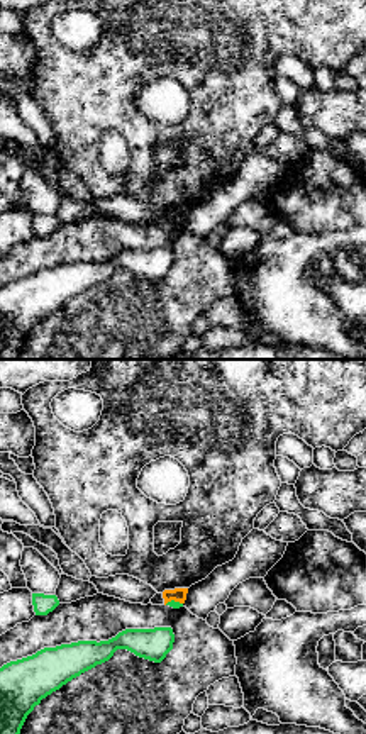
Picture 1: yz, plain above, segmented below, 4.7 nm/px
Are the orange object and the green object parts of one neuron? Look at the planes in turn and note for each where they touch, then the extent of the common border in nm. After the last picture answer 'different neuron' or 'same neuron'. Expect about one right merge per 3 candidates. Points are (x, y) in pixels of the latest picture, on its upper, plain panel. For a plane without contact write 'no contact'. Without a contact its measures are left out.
contact (173, 219); length 90 nm

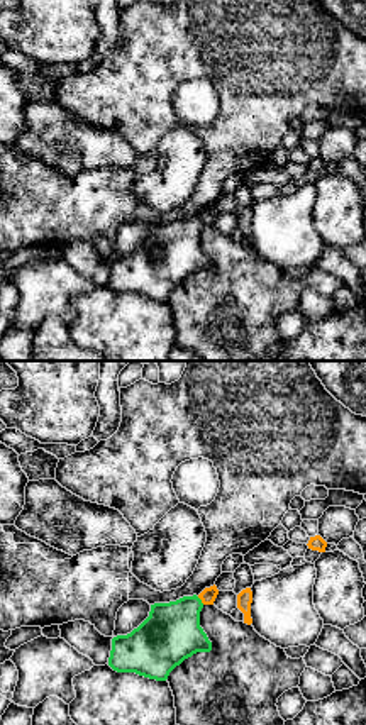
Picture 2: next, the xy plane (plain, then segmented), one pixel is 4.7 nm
contact (200, 219); length 50 nm

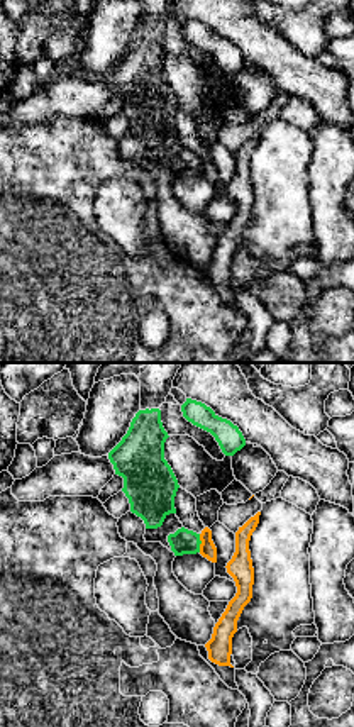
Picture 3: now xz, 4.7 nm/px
contact (202, 163); length 90 nm

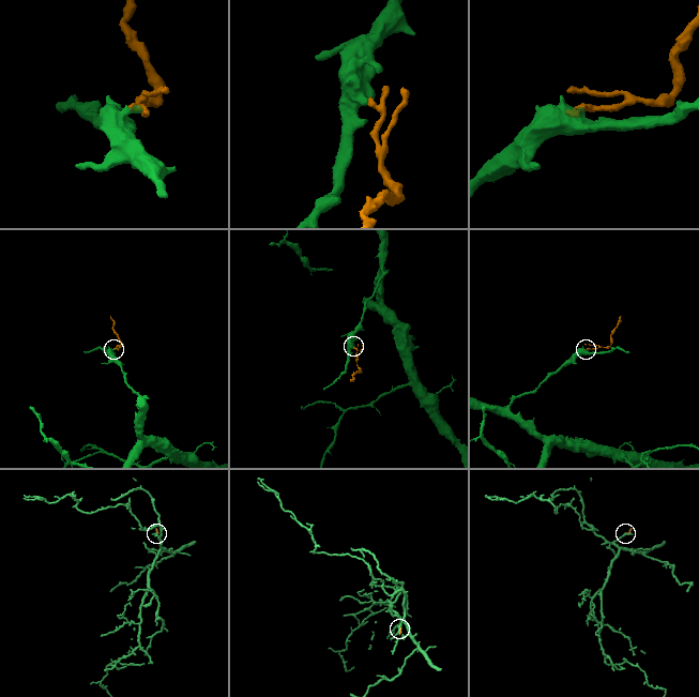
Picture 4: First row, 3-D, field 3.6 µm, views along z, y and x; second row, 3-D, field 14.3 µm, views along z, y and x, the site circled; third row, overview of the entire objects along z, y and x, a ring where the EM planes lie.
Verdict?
different neuron

